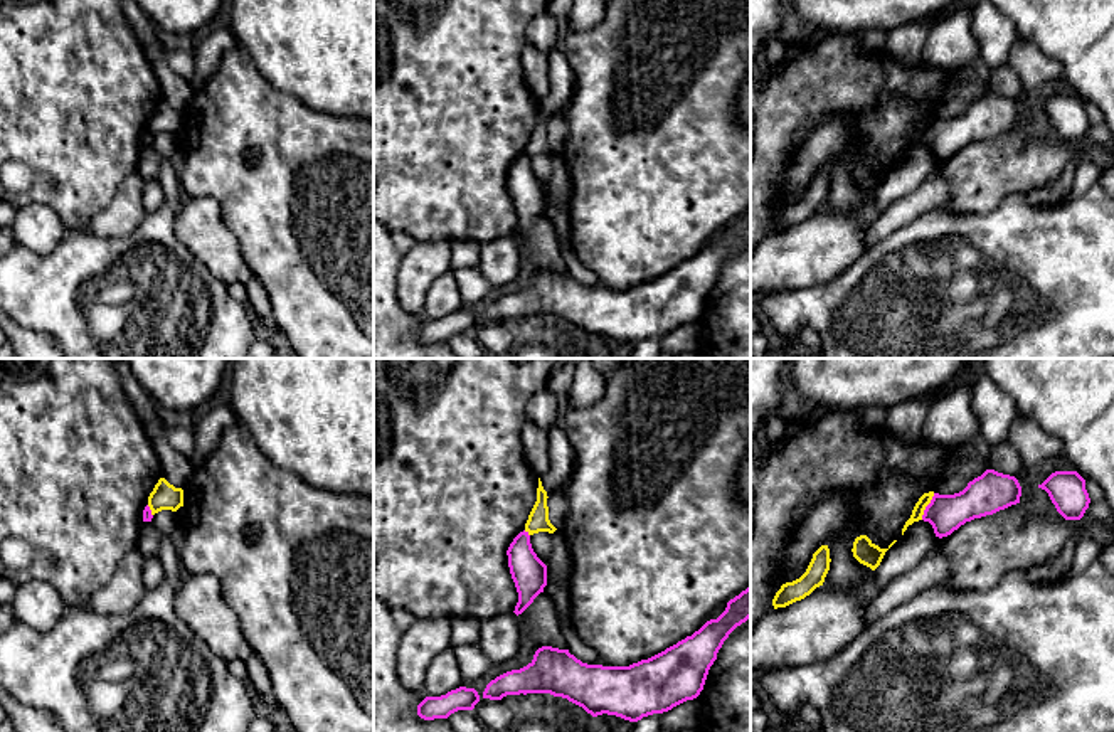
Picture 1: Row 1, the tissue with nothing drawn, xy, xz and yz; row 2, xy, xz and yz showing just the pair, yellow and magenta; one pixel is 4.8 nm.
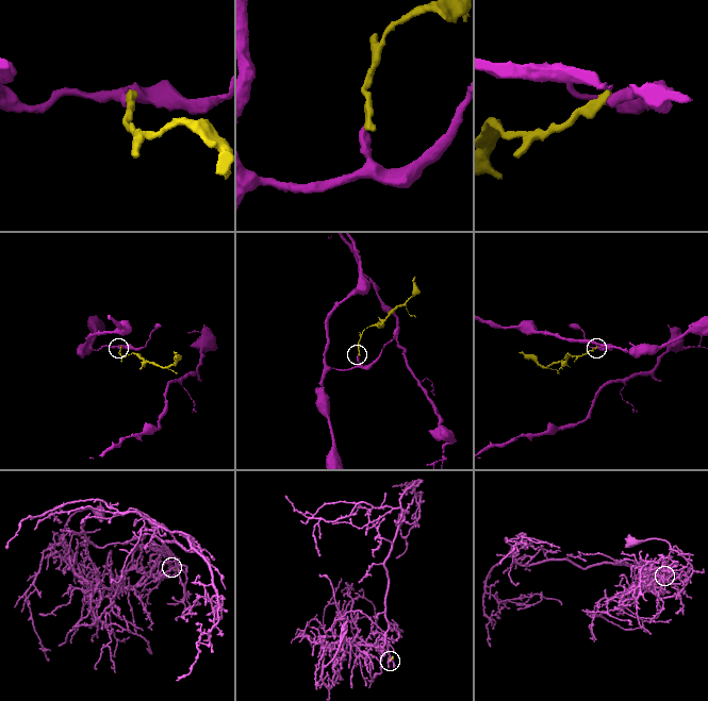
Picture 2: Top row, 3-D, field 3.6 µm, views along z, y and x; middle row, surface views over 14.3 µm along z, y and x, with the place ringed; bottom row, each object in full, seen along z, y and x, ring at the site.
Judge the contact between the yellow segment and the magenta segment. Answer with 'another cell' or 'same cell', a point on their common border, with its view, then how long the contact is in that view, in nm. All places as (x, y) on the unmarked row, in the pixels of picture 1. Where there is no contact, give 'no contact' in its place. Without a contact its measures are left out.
another cell; contact yz (926, 128); length 140 nm

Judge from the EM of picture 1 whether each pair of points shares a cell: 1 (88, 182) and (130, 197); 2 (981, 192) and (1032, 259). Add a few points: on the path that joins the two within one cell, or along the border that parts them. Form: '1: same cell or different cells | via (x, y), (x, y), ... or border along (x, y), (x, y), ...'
1: different cells | border along (135, 169), (90, 222)
2: different cells | border along (1022, 192), (1007, 196), (986, 212), (954, 212)

